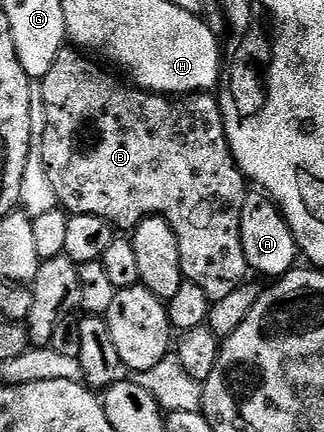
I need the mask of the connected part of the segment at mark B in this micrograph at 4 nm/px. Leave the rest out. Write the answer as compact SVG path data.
M64 48L61 52L57 52L57 60L53 60L53 68L49 68L47 75L41 79L45 116L47 117L45 132L41 139L43 163L45 164L45 172L49 176L49 184L55 193L56 203L71 214L101 216L101 220L111 223L112 226L123 232L134 231L135 225L146 218L163 218L171 225L179 241L181 272L184 279L197 284L197 288L201 288L201 292L205 292L205 296L210 298L212 302L225 300L225 296L229 296L229 292L244 285L249 277L245 252L241 248L241 208L249 193L249 183L240 172L239 166L231 154L231 146L227 143L227 133L218 97L211 92L200 92L186 96L153 94L140 90L138 86L128 84L126 81L123 81L124 83L118 82L113 75L106 74L98 66L98 64L100 65L98 61L95 63L90 60L95 61L78 49Z

